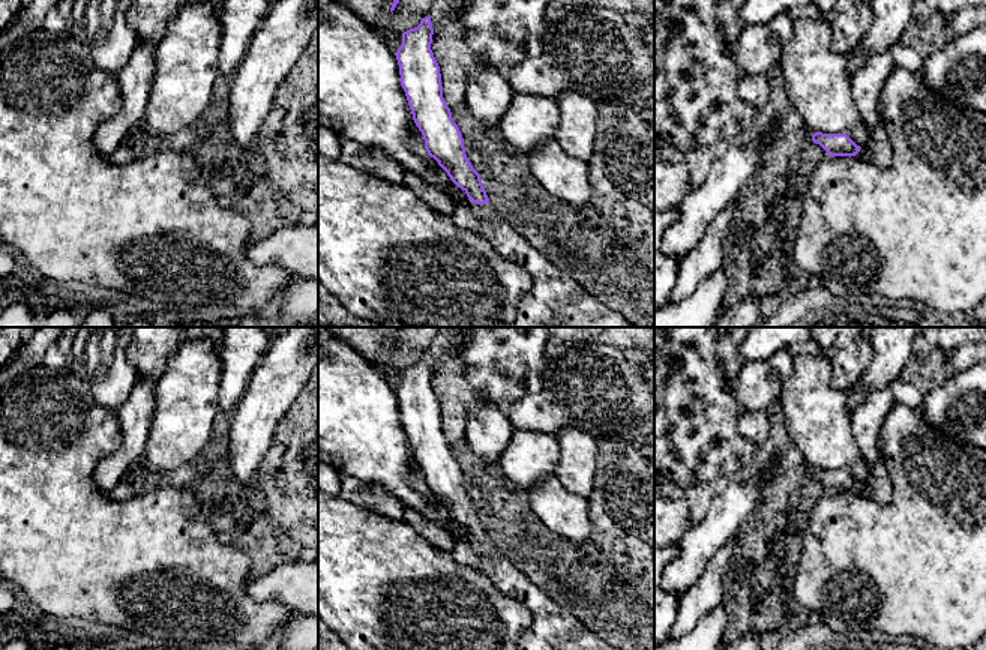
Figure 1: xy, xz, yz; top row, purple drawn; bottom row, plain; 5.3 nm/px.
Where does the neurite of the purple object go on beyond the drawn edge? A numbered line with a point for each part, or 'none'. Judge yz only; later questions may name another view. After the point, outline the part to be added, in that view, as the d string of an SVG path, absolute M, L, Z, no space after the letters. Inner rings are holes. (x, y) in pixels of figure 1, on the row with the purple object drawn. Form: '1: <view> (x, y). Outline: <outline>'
1: yz (878, 150). Outline: M882 123L870 131L869 141L855 155L858 159L887 168L893 161L893 147Z

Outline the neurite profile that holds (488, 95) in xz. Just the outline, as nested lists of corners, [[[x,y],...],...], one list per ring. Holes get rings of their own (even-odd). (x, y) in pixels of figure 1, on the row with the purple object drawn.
[[[471,65],[465,71],[465,104],[485,126],[498,126],[515,95],[506,75],[489,66]]]

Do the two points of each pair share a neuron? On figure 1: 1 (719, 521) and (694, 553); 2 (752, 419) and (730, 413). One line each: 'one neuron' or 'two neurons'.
1: one neuron
2: two neurons

